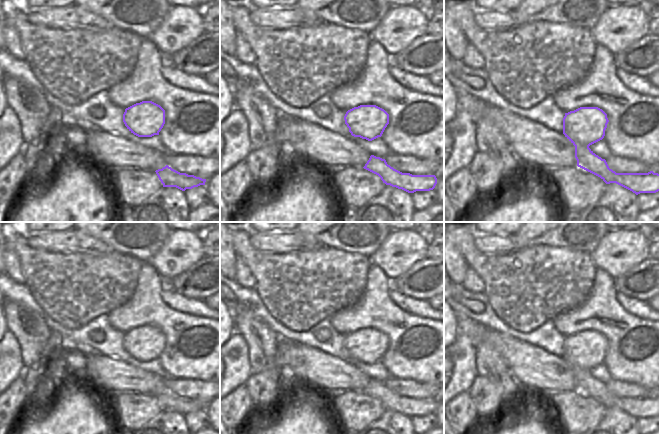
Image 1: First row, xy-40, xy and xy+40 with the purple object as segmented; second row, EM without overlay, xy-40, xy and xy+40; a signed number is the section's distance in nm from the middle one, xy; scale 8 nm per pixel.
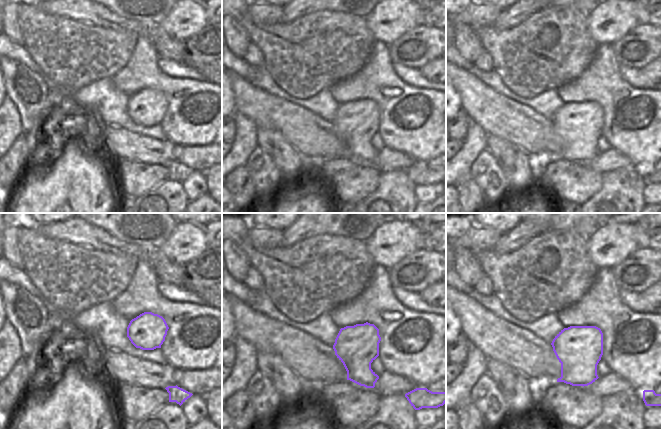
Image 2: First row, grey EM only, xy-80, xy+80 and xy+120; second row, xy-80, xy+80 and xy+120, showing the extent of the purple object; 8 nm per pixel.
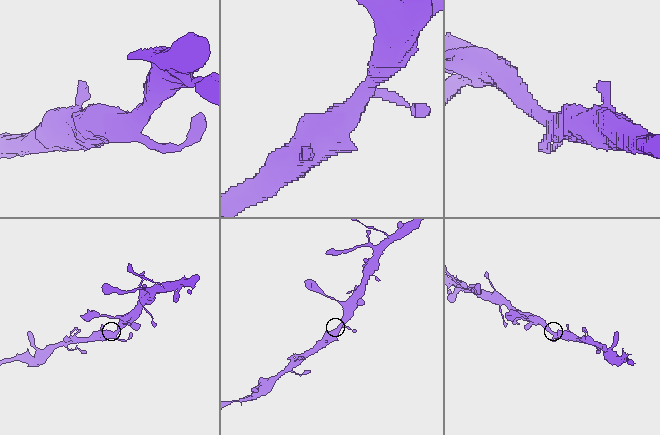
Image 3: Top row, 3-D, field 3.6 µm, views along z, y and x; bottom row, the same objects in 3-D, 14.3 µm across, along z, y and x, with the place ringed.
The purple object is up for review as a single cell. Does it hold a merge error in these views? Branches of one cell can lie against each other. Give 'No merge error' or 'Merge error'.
No merge error

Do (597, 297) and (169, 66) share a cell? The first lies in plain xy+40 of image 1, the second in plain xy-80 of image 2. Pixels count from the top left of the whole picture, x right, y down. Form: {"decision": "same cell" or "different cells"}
{"decision": "different cells"}

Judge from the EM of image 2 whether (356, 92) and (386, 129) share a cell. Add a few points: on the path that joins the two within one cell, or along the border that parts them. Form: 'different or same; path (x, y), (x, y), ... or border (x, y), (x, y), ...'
same; path (369, 92), (373, 92), (386, 105), (386, 116)

